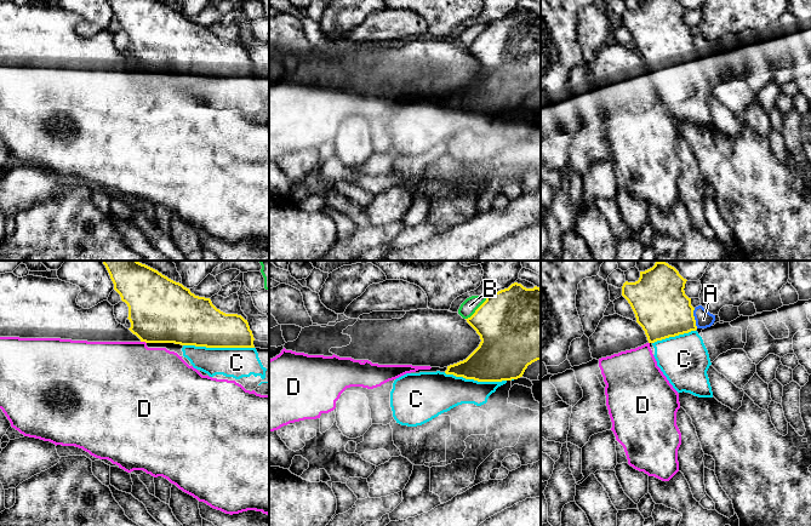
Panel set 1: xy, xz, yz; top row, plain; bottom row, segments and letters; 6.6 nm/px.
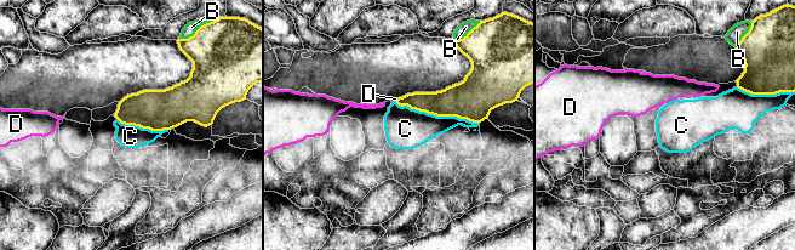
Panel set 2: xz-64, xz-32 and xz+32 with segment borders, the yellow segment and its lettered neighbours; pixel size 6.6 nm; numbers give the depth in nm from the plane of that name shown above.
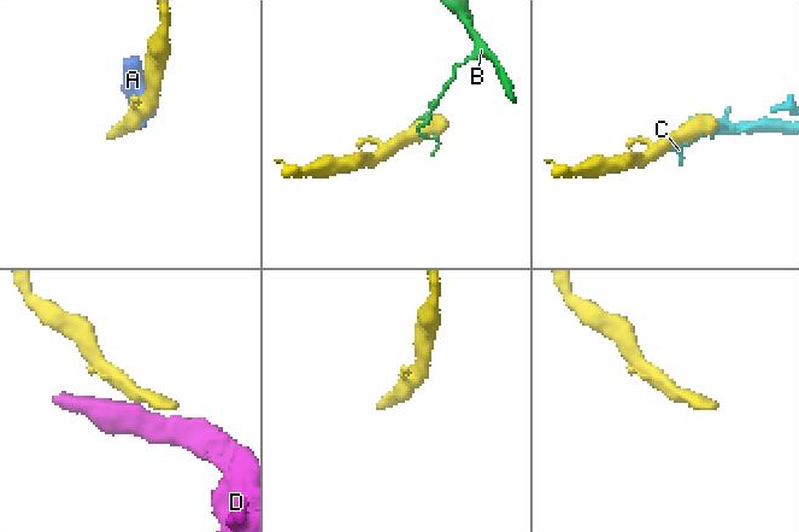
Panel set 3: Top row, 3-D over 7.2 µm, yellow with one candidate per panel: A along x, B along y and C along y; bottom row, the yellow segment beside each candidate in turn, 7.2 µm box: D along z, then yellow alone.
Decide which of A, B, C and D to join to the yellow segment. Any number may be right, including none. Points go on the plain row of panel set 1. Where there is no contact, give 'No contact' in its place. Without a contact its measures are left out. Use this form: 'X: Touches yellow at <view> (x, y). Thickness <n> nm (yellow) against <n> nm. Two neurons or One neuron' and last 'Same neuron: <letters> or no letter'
A: Touches yellow at yz (694, 46). Thickness 360 nm (yellow) against 110 nm. Two neurons
B: Touches yellow at xz (478, 36). Thickness 460 nm (yellow) against 100 nm. Two neurons
C: Touches yellow at xy (218, 75). Thickness 340 nm (yellow) against 200 nm. One neuron
D: Touches yellow at xy (143, 69). Thickness 440 nm (yellow) against 460 nm. Two neurons
Same neuron: C

